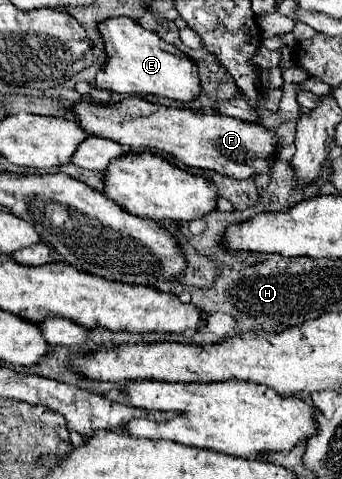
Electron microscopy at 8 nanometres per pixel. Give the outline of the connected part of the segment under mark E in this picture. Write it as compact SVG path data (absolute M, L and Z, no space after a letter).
M107 18L99 26L99 34L105 42L107 60L95 76L95 86L119 94L153 94L173 100L193 100L201 88L197 78L197 66L179 48L163 42L155 32L145 30L131 18Z

